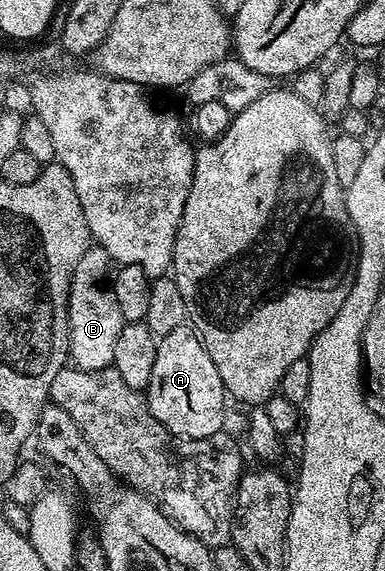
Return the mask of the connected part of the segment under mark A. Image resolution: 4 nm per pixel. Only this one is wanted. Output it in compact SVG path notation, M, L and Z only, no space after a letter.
M178 328L158 337L158 342L153 378L149 378L149 386L145 390L153 418L157 418L157 422L161 422L161 426L165 426L173 436L181 436L185 440L205 438L224 431L225 393L221 374L217 374L217 366L213 366L213 358L209 358L209 350L205 350L194 328Z

